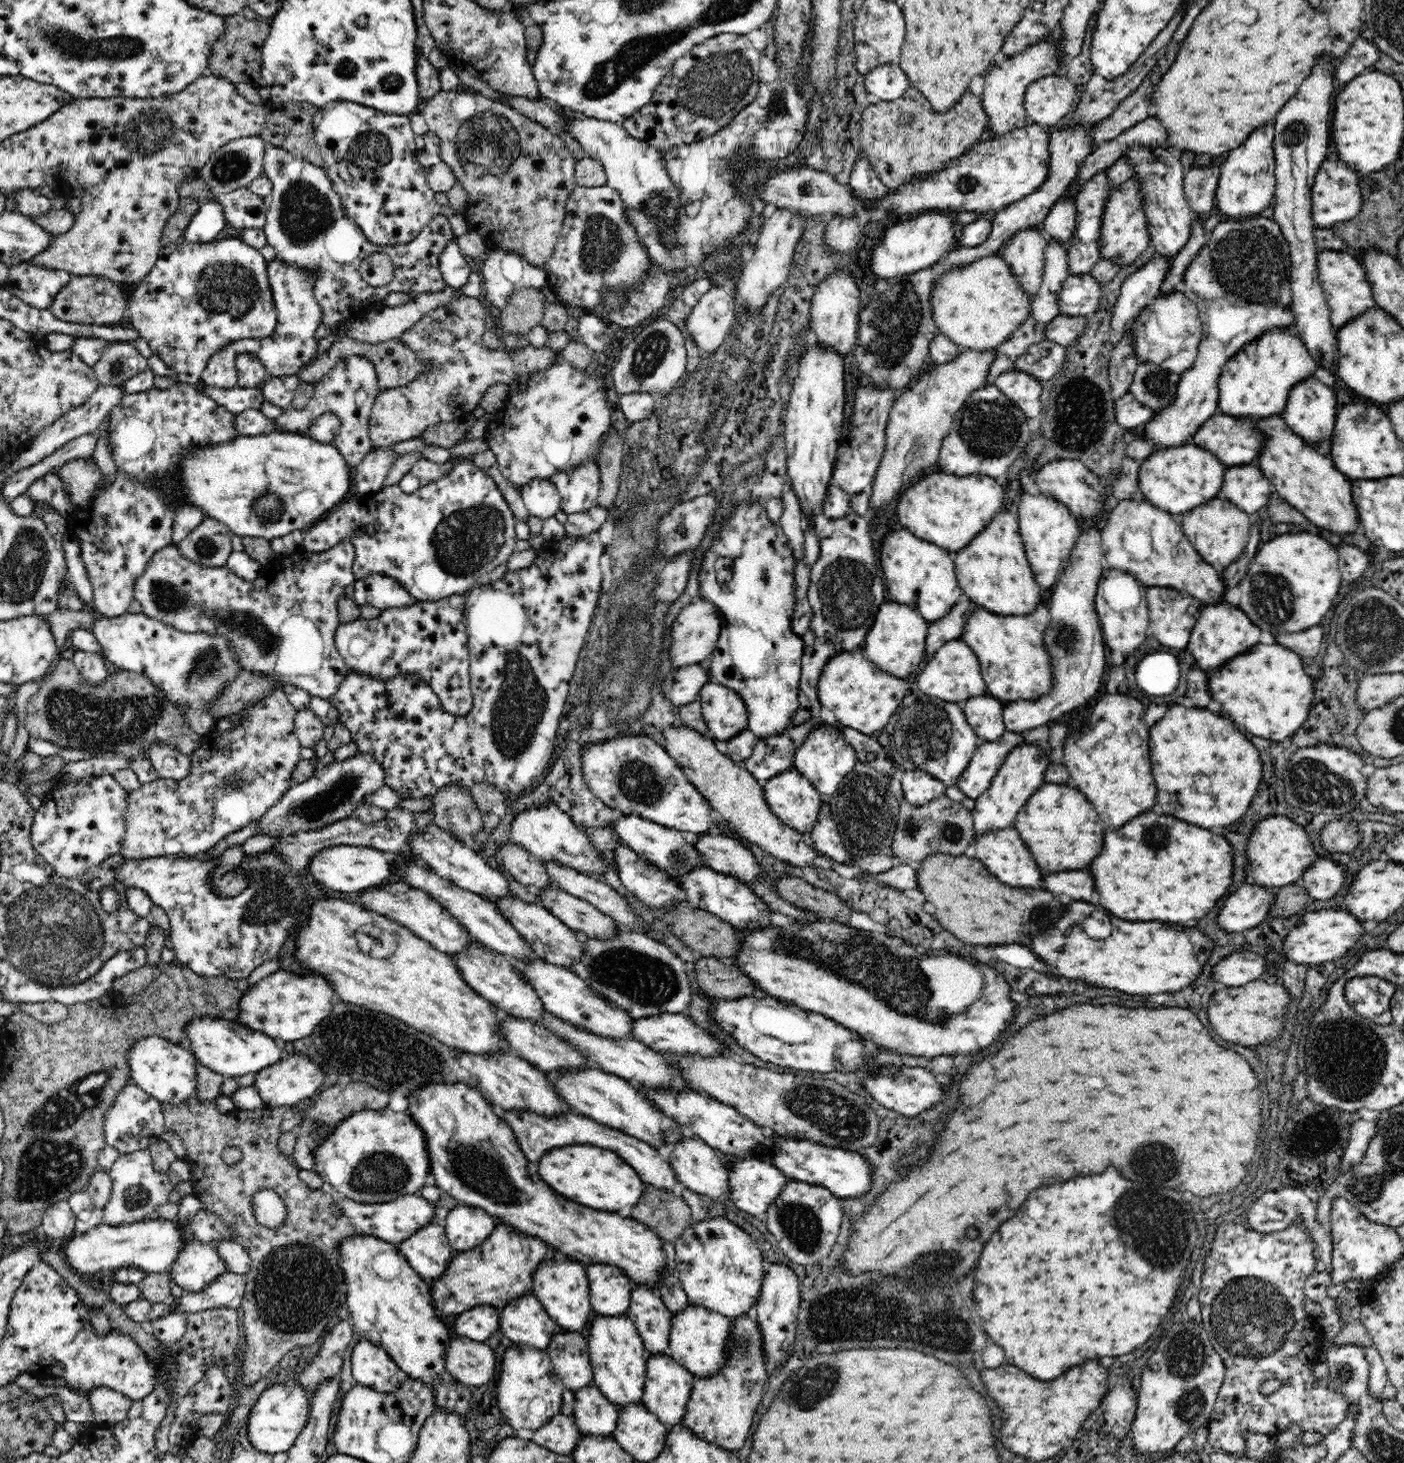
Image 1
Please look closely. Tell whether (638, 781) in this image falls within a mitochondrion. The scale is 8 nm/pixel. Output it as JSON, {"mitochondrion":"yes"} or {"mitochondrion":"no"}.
{"mitochondrion":"yes"}

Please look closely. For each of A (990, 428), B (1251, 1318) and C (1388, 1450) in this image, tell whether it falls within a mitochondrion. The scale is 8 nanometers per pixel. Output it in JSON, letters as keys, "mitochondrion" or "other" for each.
{"A":"mitochondrion","B":"mitochondrion","C":"mitochondrion"}

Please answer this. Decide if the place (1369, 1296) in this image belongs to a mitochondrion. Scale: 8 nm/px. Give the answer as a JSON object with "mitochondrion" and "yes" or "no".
{"mitochondrion":"no"}

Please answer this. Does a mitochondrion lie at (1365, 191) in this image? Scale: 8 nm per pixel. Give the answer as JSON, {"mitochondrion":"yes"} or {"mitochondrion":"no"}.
{"mitochondrion":"no"}

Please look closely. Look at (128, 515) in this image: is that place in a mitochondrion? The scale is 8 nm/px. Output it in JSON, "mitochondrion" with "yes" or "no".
{"mitochondrion":"no"}

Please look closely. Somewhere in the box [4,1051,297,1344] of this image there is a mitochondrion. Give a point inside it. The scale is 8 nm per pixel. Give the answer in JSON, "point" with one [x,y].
{"point":[52,1158]}

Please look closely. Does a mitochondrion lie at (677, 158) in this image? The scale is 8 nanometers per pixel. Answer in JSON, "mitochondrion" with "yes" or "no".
{"mitochondrion":"no"}

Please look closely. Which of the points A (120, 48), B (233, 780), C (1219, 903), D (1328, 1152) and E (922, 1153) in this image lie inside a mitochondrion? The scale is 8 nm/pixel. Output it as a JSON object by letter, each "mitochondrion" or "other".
{"A":"mitochondrion","B":"mitochondrion","C":"other","D":"other","E":"mitochondrion"}

